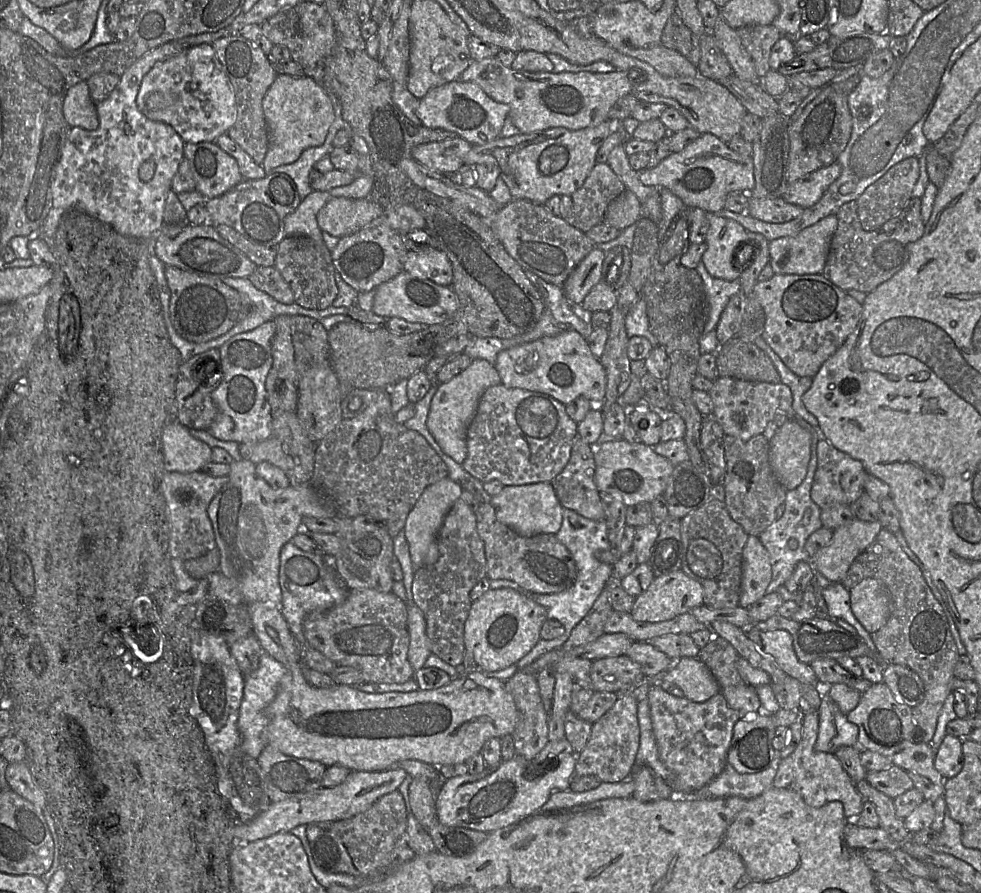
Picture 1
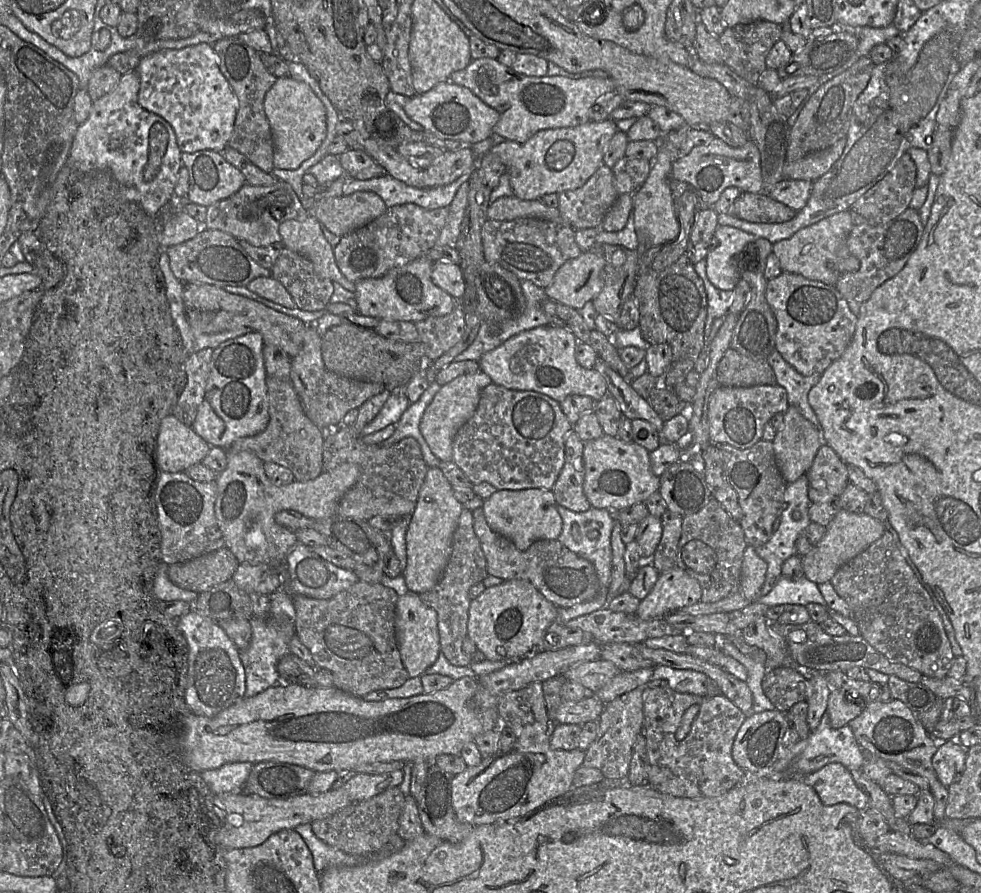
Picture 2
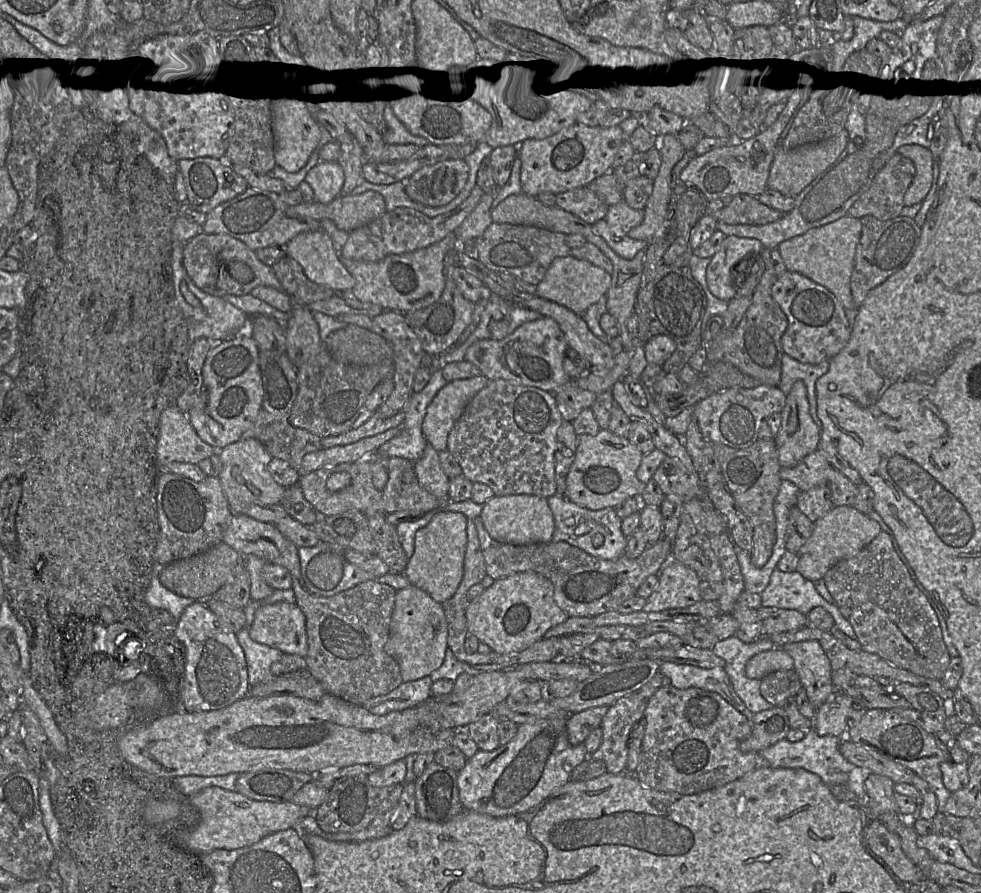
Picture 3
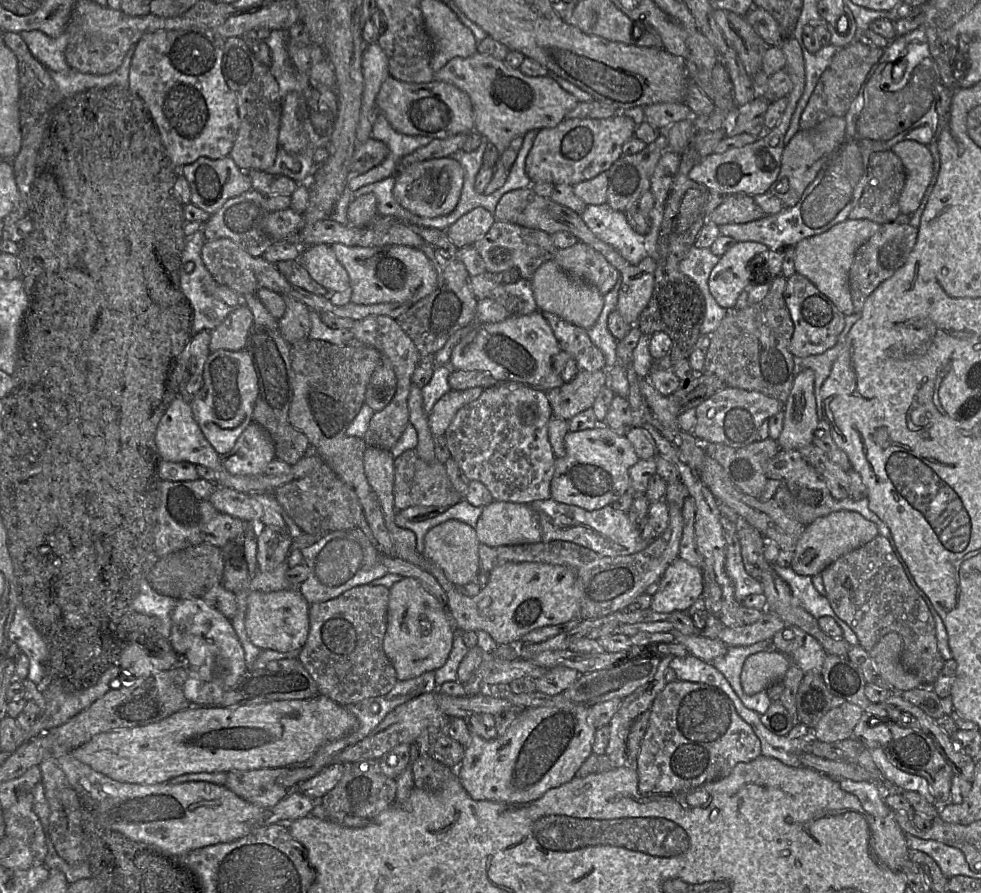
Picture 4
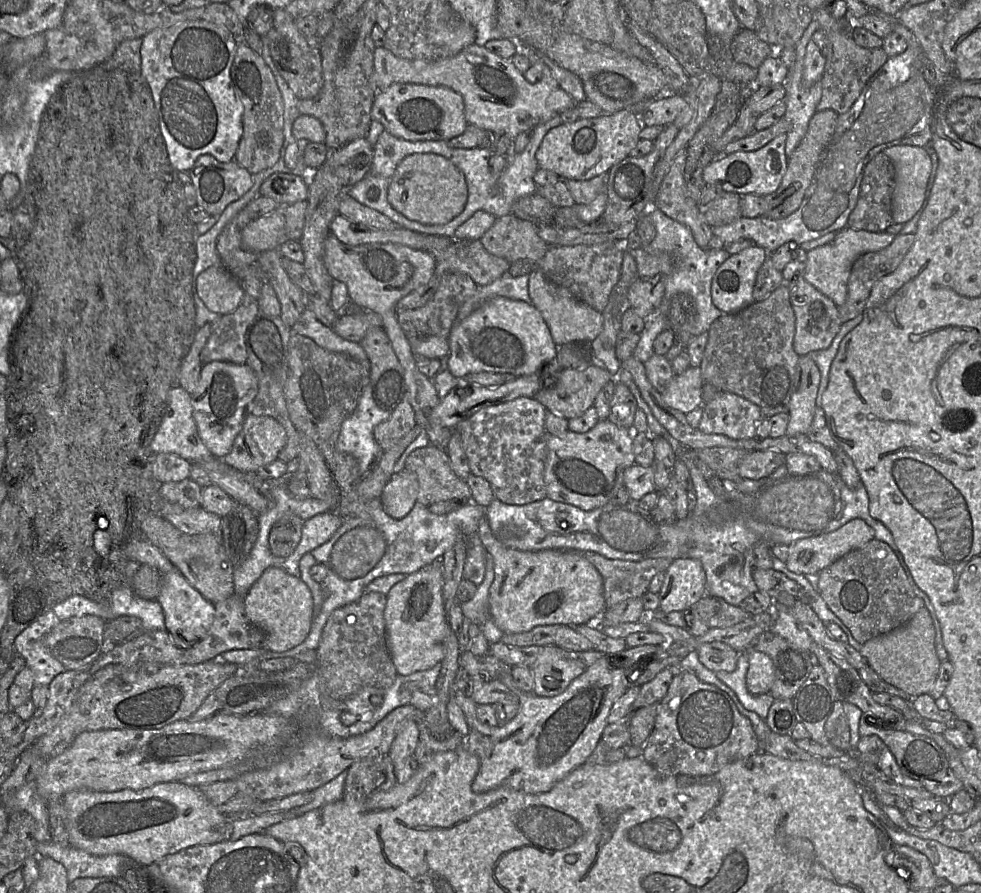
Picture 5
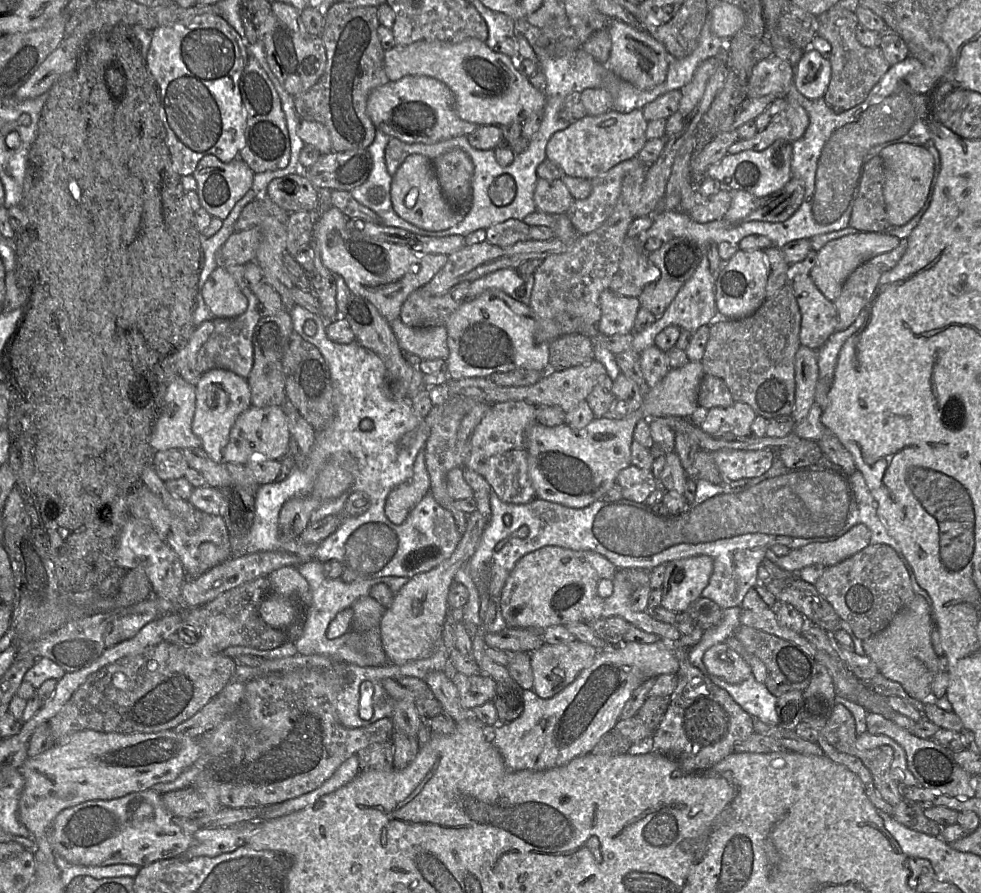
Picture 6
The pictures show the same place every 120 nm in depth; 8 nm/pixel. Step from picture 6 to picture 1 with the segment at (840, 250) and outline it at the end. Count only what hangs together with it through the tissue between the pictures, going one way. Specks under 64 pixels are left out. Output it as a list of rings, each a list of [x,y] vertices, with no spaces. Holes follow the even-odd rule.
[[[836,215],[827,216],[796,235],[769,242],[770,264],[775,274],[822,274],[830,250],[832,237],[837,229]]]

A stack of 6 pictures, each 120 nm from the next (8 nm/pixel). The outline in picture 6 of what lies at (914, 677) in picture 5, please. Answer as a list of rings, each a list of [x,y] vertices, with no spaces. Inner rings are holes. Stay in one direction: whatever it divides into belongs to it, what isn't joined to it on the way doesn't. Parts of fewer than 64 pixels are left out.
[[[916,594],[890,621],[882,631],[862,641],[865,655],[876,665],[879,673],[885,678],[899,683],[907,694],[923,703],[932,698],[931,685],[937,673],[938,656],[935,653],[931,637],[933,631],[933,617],[930,604],[920,595]]]

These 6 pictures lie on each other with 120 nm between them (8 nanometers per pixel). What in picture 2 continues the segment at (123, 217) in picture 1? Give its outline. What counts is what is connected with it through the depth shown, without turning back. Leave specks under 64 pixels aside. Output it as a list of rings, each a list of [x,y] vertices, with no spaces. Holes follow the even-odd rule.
[[[131,71],[121,75],[113,90],[93,102],[89,117],[77,128],[67,164],[84,173],[109,172],[125,187],[128,200],[139,204],[146,213],[157,215],[175,198],[174,189],[182,167],[182,151],[170,123],[140,106],[139,89],[139,75]],[[155,123],[162,124],[167,131],[167,148],[158,173],[151,181],[145,181],[143,170],[149,155],[149,133]]]

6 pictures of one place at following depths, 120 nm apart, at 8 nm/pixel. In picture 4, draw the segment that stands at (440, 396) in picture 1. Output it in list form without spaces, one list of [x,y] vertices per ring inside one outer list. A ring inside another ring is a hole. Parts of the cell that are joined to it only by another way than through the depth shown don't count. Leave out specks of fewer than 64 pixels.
[[[474,387],[465,390],[451,389],[444,394],[428,414],[428,423],[433,436],[444,435],[457,412],[478,399],[483,391],[482,387]]]

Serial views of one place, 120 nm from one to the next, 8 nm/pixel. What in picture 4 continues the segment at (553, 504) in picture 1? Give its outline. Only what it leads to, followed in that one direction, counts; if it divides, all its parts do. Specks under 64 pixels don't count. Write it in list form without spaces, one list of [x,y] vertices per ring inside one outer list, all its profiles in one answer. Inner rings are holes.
[[[492,501],[483,507],[475,531],[479,542],[490,547],[542,541],[538,517],[526,503]]]

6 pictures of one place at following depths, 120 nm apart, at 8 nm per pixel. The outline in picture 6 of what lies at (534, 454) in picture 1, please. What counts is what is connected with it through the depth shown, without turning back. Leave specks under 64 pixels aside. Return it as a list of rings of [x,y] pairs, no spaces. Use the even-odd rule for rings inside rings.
[[[524,401],[491,404],[474,430],[466,468],[483,476],[506,503],[524,504],[536,498],[528,472],[526,431],[536,422],[537,407]]]

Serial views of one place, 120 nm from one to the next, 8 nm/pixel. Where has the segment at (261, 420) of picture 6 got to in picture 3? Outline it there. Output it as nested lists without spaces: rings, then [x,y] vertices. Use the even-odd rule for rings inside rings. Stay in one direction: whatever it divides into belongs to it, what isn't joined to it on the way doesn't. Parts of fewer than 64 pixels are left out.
[[[241,439],[217,451],[223,463],[223,469],[218,478],[234,515],[243,515],[252,504],[268,506],[280,503],[285,488],[271,477],[268,464],[272,456],[259,440]]]

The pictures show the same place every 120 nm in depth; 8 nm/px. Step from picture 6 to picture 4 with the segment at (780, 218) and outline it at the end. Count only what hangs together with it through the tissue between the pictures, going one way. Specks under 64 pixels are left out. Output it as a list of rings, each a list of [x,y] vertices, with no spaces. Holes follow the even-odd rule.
[[[833,116],[813,128],[799,130],[783,150],[779,175],[768,193],[778,197],[785,208],[795,206],[806,188],[814,181],[833,154],[846,142],[846,139],[844,117]]]

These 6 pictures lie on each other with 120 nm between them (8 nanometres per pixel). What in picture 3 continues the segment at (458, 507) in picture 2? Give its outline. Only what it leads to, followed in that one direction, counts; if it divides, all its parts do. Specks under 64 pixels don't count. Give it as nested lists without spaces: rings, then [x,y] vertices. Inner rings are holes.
[[[427,443],[422,456],[414,462],[419,484],[439,500],[449,499],[450,479],[439,462],[439,452]],[[437,509],[431,521],[415,534],[414,553],[408,559],[404,576],[442,604],[455,594],[463,578],[466,546],[467,517],[460,512]]]

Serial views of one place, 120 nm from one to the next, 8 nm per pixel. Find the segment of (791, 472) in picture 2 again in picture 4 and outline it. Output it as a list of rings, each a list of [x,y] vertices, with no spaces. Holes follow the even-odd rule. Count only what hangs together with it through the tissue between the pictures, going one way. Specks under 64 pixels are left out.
[[[810,368],[795,376],[789,397],[784,406],[782,432],[777,440],[781,450],[799,450],[813,444],[818,426],[814,395],[815,374]]]

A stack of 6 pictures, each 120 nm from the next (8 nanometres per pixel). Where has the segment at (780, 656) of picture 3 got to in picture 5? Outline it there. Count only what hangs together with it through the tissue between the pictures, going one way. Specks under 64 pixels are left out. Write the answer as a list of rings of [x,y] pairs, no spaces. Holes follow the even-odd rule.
[[[746,650],[748,653],[748,669],[746,687],[752,695],[770,692],[775,681],[775,666],[772,659],[763,652]]]

